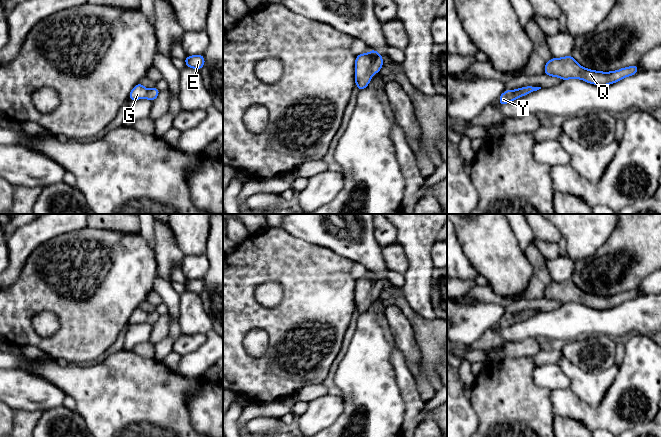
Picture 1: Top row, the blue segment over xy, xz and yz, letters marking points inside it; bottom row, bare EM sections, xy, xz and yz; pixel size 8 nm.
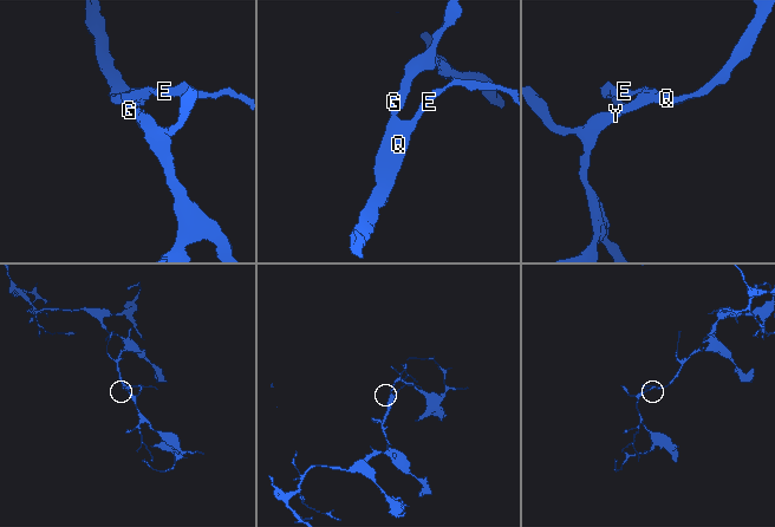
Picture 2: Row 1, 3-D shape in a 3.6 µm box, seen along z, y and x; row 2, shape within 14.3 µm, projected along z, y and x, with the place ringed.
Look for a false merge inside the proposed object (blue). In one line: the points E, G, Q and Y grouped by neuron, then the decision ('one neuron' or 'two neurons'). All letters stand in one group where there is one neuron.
E G Q Y; one neuron

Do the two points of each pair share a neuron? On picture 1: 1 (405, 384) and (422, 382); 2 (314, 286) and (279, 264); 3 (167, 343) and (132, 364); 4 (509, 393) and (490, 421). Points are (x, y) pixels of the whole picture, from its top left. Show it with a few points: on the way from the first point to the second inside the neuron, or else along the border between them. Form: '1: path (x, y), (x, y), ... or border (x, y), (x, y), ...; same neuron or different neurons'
1: border (413, 376), (417, 391), (425, 402); different neurons
2: path (305, 277), (292, 264), (288, 264); same neuron
3: border (153, 357), (160, 361); different neurons
4: path (506, 400), (506, 405), (497, 414); same neuron

